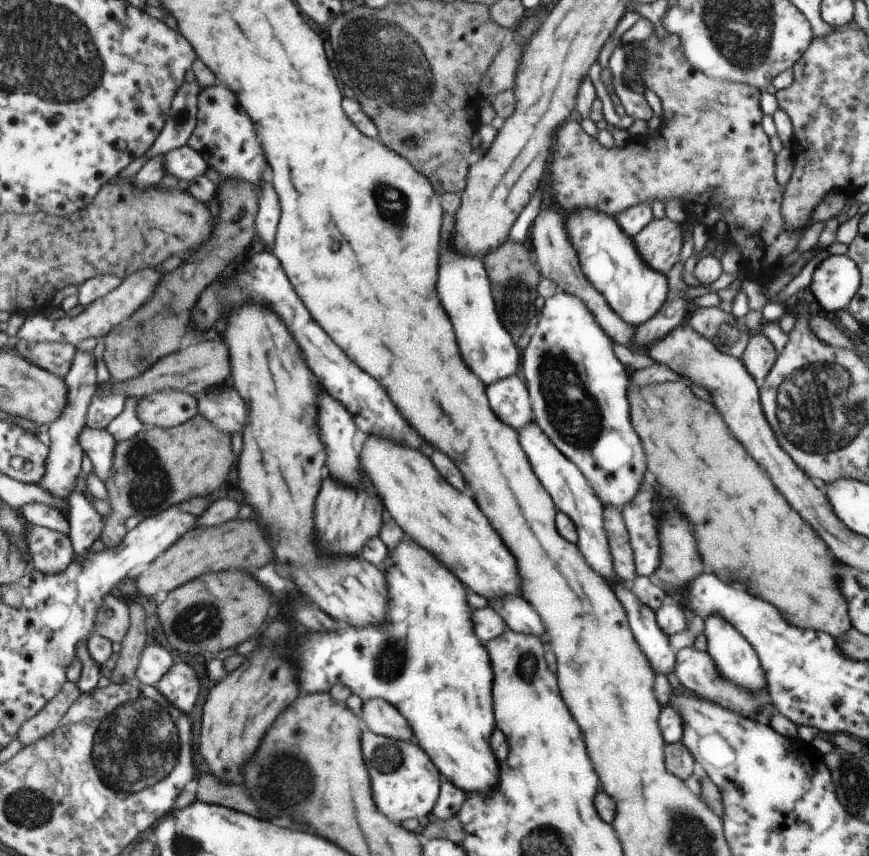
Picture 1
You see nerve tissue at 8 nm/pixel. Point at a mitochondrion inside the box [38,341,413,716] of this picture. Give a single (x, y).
(148, 485)

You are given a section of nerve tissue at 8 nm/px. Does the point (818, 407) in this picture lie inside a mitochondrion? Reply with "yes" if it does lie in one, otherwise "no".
yes

